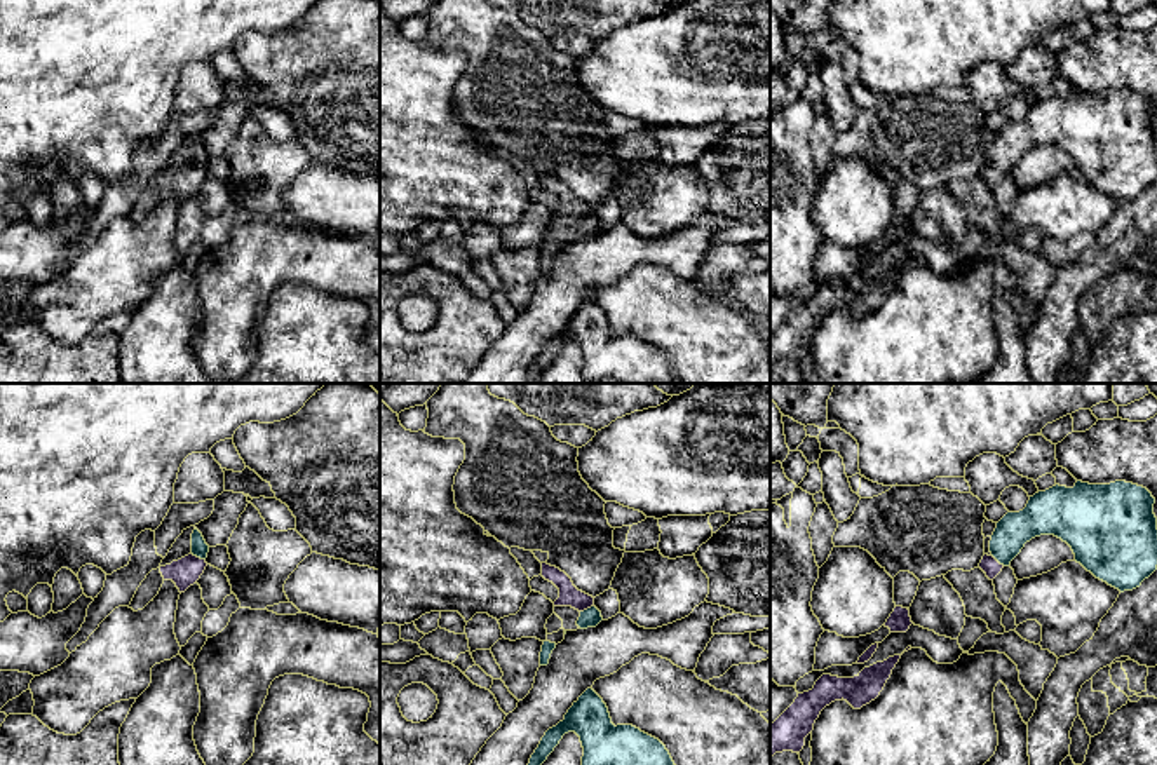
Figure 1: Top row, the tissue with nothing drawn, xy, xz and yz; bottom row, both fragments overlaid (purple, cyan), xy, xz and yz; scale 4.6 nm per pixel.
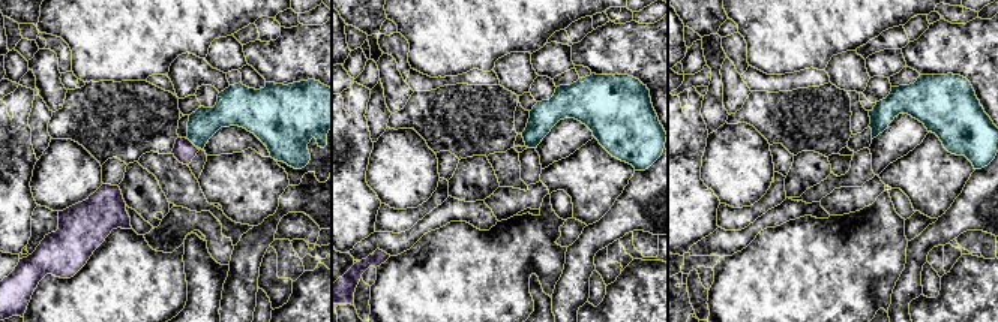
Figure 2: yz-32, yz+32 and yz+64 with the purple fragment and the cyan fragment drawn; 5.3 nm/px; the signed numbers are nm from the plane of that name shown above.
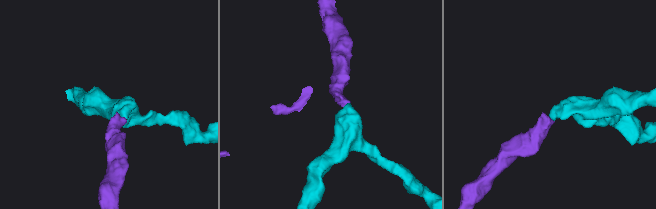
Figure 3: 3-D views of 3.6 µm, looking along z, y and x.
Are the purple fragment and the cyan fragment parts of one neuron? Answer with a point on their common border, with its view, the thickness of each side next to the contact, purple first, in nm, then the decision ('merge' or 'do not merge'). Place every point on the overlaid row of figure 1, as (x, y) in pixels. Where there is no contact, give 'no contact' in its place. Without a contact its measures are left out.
xy (199, 558) | 140/80 nm | merge

